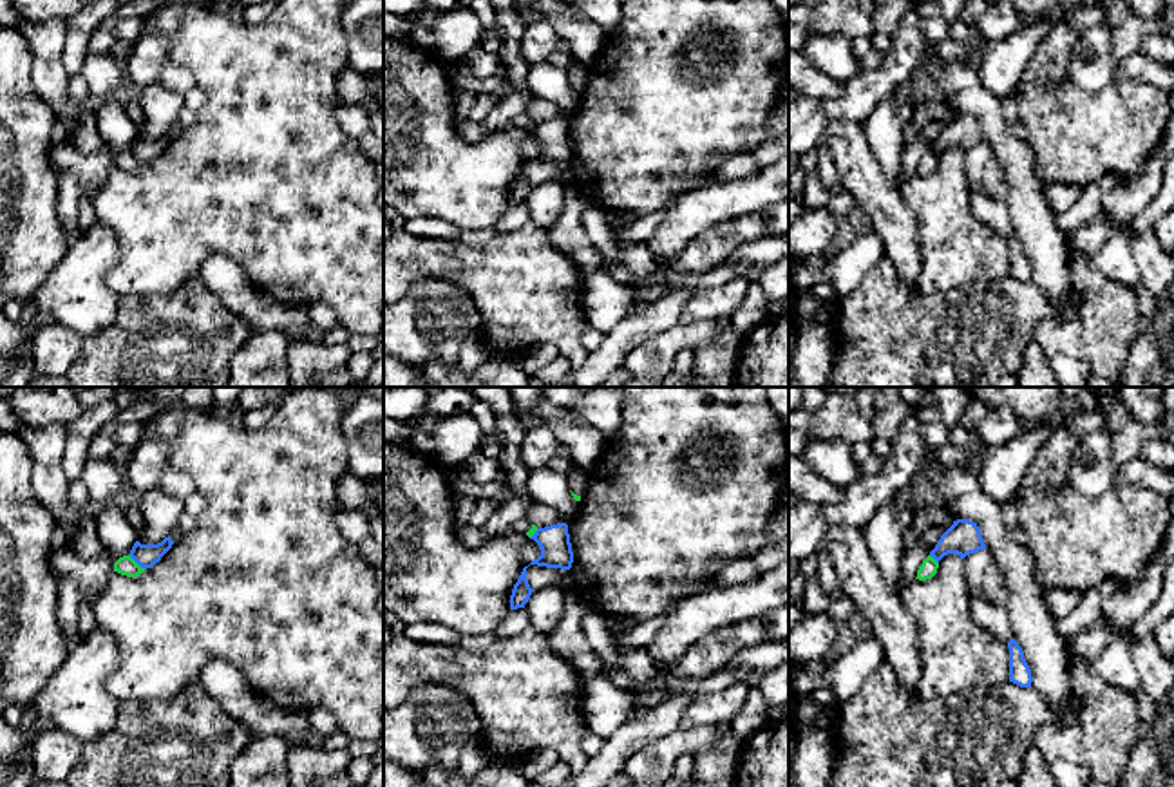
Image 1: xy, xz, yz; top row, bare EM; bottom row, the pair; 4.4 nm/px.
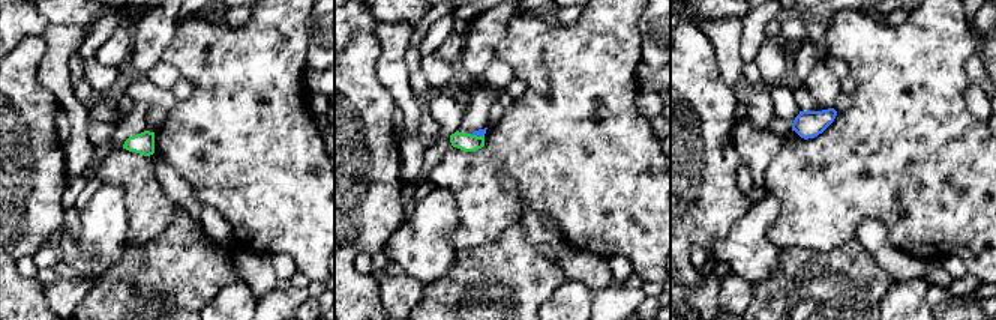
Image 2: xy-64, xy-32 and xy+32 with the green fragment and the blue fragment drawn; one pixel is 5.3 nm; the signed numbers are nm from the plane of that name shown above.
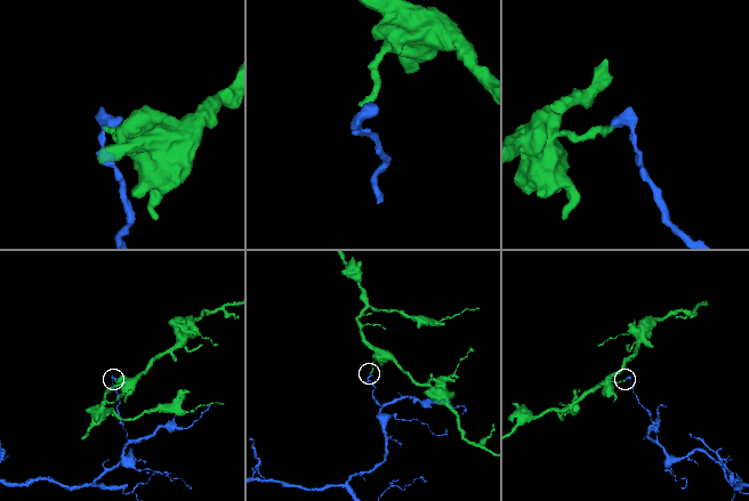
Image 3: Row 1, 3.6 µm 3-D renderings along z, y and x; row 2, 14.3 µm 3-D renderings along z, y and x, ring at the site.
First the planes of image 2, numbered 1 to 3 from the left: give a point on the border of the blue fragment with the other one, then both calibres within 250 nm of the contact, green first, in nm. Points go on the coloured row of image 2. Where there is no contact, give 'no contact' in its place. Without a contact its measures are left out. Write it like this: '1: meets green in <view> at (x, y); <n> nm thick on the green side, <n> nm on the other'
1: no contact
2: meets green in xy-32 at (476, 135); 100 nm thick on the green side, 50 nm on the other
3: no contact

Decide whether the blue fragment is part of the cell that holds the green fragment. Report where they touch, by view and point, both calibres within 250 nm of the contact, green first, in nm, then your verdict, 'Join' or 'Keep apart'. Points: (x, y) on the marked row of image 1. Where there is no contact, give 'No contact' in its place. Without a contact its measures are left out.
Touches green at xy (136, 563). Thickness 90 nm (green) against 100 nm. Keep apart

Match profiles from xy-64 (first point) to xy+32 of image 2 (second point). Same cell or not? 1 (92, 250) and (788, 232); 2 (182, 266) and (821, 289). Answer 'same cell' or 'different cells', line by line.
1: different cells
2: same cell

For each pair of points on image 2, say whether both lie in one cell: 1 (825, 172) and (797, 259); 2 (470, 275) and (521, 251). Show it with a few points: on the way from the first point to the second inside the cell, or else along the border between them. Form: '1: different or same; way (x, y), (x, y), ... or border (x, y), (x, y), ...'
1: different; border (836, 247), (827, 251), (783, 250)
2: same; way (482, 275), (497, 275), (509, 263)

